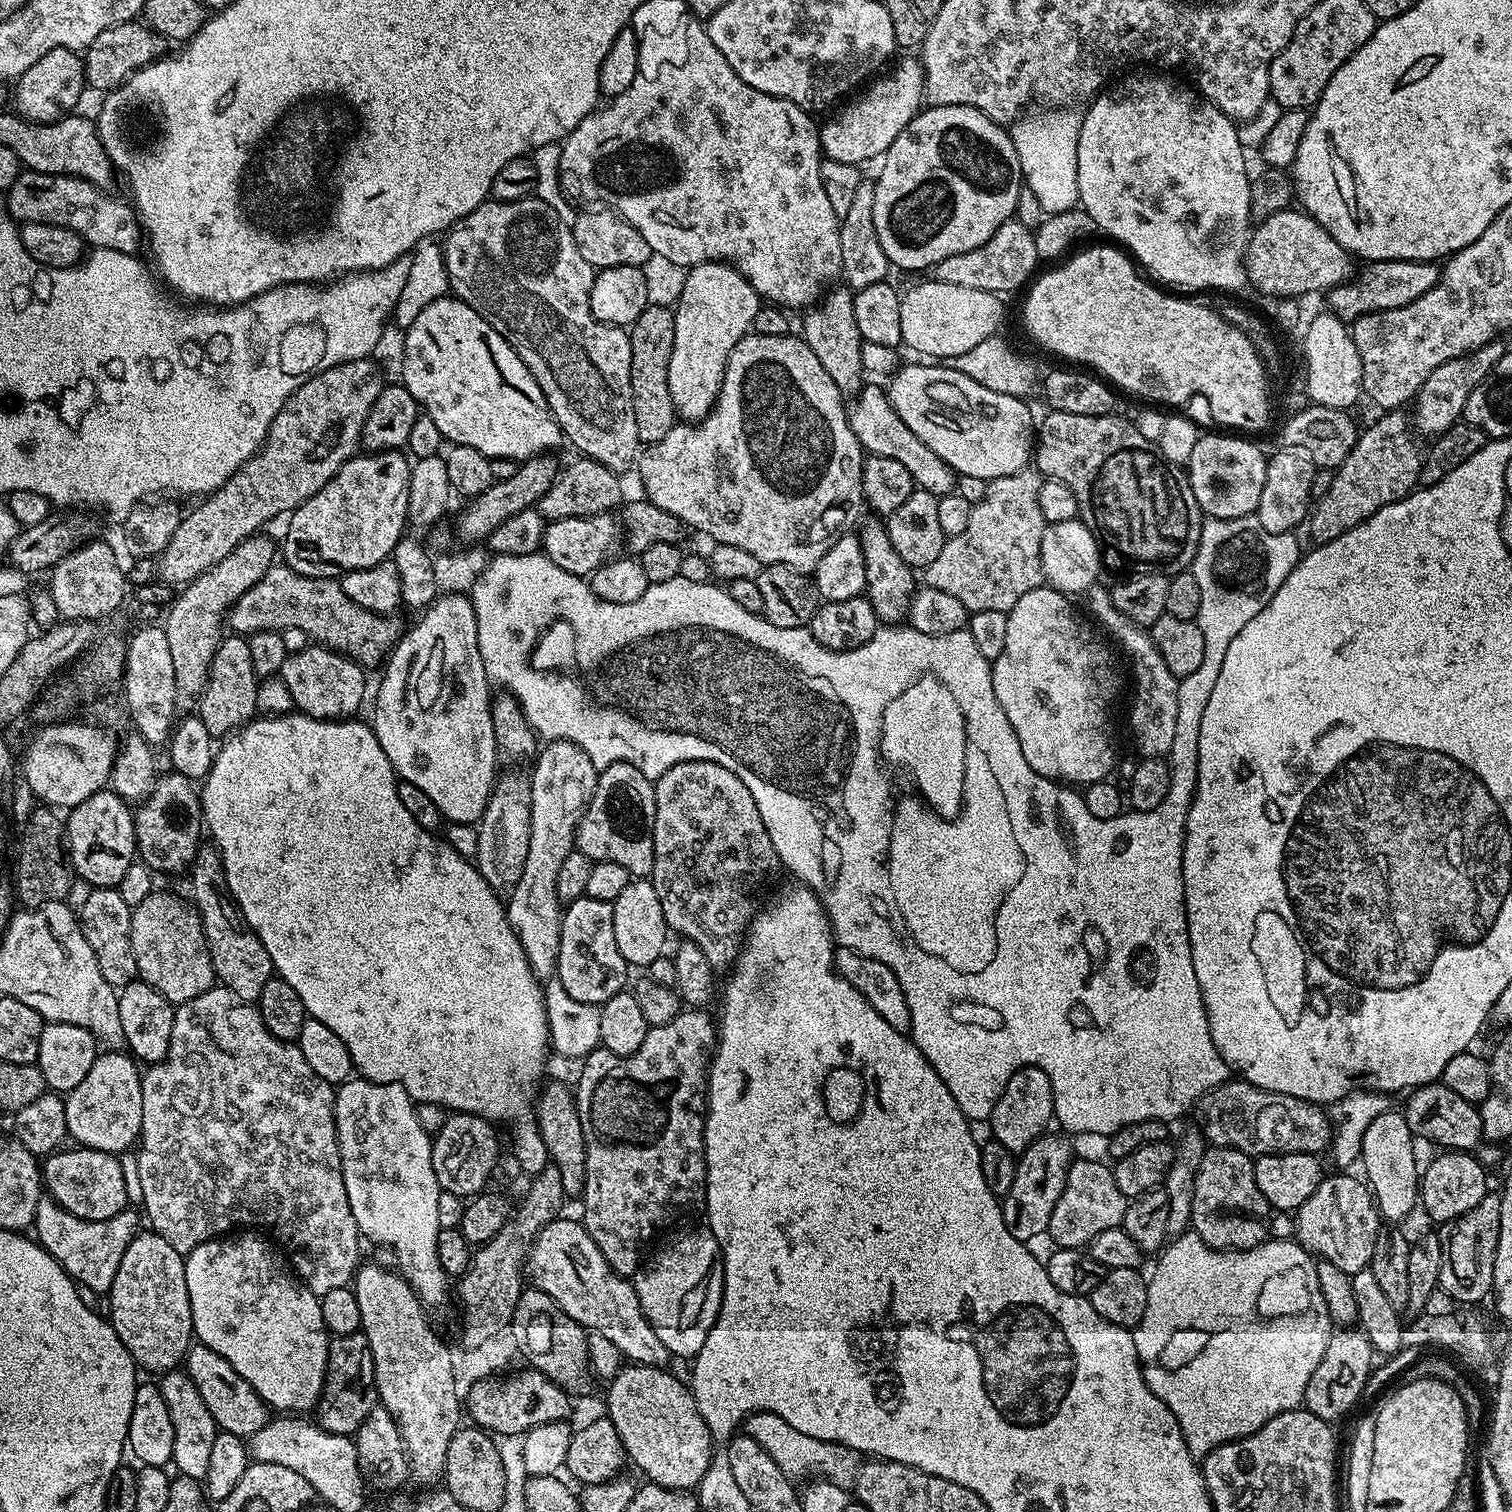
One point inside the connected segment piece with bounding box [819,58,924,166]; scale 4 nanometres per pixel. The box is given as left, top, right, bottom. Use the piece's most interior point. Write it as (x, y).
(860, 131)

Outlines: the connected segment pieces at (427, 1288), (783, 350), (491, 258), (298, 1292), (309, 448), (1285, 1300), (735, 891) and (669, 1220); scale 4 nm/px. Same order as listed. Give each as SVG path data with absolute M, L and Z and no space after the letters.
M363 1078L345 1080L335 1089L335 1094L334 1122L342 1178L346 1182L346 1198L350 1198L350 1210L361 1237L365 1241L372 1240L373 1245L385 1244L395 1251L396 1268L405 1282L414 1289L421 1304L432 1309L446 1303L448 1296L450 1300L450 1277L442 1270L436 1249L436 1236L441 1229L438 1222L438 1198L442 1189L434 1174L432 1136L416 1117L417 1105L401 1084L379 1084Z
M749 334L743 336L738 346L732 352L732 359L728 361L727 375L731 377L730 388L718 394L716 405L703 420L696 422L677 422L670 434L662 438L657 444L649 444L639 453L638 468L640 464L640 484L644 487L643 495L651 504L674 514L680 519L681 525L697 528L704 536L709 536L716 544L726 546L739 546L754 554L761 565L785 564L794 570L805 574L811 573L822 562L822 554L838 542L838 538L849 535L857 527L861 519L860 508L865 507L862 494L862 466L864 465L865 451L860 447L858 438L854 438L854 430L850 430L846 397L843 392L834 386L834 378L826 374L822 362L814 350L799 335L786 336L758 336Z
M535 195L510 203L489 198L479 204L470 214L466 214L466 218L462 218L453 228L448 229L443 237L442 247L451 295L455 296L457 300L469 304L483 320L490 322L490 326L494 326L494 330L498 330L498 334L502 334L502 338L506 338L506 342L510 342L510 346L520 355L522 362L526 362L530 374L534 374L534 378L550 406L552 416L560 424L563 439L567 443L569 440L580 451L577 453L583 454L589 460L602 462L602 466L606 466L611 472L620 474L623 473L623 468L628 468L631 464L633 467L642 445L638 438L638 426L634 422L634 398L630 390L632 338L625 329L618 328L614 324L603 324L594 318L590 308L590 290L597 269L592 268L590 262L586 262L586 258L582 258L582 253L578 251L578 246L574 242L571 227L562 223L558 219L558 214L554 214L554 210L550 210L550 206L546 206L546 202L542 202Z
M236 1230L231 1234L216 1237L215 1240L202 1242L192 1252L187 1253L184 1265L186 1266L186 1290L190 1290L190 1314L192 1315L192 1331L195 1339L206 1345L214 1354L226 1358L230 1366L256 1393L264 1399L269 1409L280 1414L308 1414L320 1403L320 1395L324 1389L324 1379L328 1373L328 1342L330 1333L326 1322L322 1322L322 1306L320 1297L314 1295L306 1285L300 1283L295 1271L290 1267L283 1251L271 1239L257 1234L252 1230Z
M372 358L321 368L306 383L298 386L282 410L278 410L278 418L274 418L263 446L217 492L209 492L197 503L200 505L193 512L185 511L181 515L180 525L174 530L169 545L156 560L157 577L173 586L183 586L196 580L210 566L222 562L222 558L226 558L226 554L230 554L230 550L237 548L247 536L257 535L263 524L270 523L275 516L283 517L295 512L298 505L318 494L318 490L322 490L334 474L338 474L340 467L357 455L361 447L362 426L384 387L385 375Z
M1189 1230L1179 1233L1159 1253L1160 1261L1157 1262L1152 1276L1147 1277L1146 1314L1142 1314L1140 1323L1132 1332L1134 1346L1138 1350L1140 1359L1140 1369L1144 1372L1146 1386L1150 1386L1150 1390L1154 1394L1158 1394L1158 1398L1162 1398L1162 1402L1166 1402L1170 1414L1174 1414L1174 1418L1182 1430L1182 1438L1186 1442L1186 1446L1197 1458L1208 1456L1210 1450L1220 1444L1231 1440L1241 1440L1254 1434L1254 1430L1266 1426L1266 1422L1270 1422L1270 1418L1274 1418L1278 1414L1301 1407L1306 1394L1306 1382L1310 1382L1310 1374L1314 1374L1318 1362L1322 1362L1322 1354L1326 1354L1326 1342L1330 1342L1332 1337L1334 1323L1328 1313L1326 1300L1322 1296L1322 1289L1318 1282L1318 1270L1312 1253L1303 1250L1268 1252L1268 1247L1267 1243L1263 1243L1257 1248L1241 1252L1219 1252L1216 1248L1209 1248L1206 1242L1202 1242L1200 1236Z
M713 760L677 762L655 780L654 787L654 866L650 879L658 894L658 902L662 902L664 921L673 933L681 932L679 935L683 939L694 941L698 950L706 954L713 969L727 969L736 959L738 937L758 911L756 899L782 872L774 842L770 842L754 794L746 790L746 782Z
M681 1010L670 1022L657 1028L649 1027L646 1042L634 1050L629 1056L619 1056L604 1047L595 1048L589 1056L583 1057L580 1068L580 1081L574 1084L576 1109L582 1122L582 1134L586 1142L586 1178L584 1179L584 1228L594 1238L598 1250L602 1250L602 1258L618 1275L625 1278L635 1277L642 1267L646 1251L644 1247L659 1232L675 1226L679 1220L692 1216L695 1212L703 1213L706 1208L706 1158L704 1157L704 1113L708 1110L708 1066L714 1052L714 1028L708 1025L708 1016L704 1010Z

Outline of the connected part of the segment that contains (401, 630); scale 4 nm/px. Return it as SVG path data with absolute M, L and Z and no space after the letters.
M277 562L266 570L262 579L254 582L254 586L250 586L240 598L232 601L232 607L229 608L226 617L226 624L227 627L232 627L229 629L236 634L251 634L262 630L283 633L284 628L293 628L296 632L305 632L312 639L309 641L331 648L333 652L340 652L349 660L356 661L361 668L371 670L375 664L380 666L385 663L386 657L400 641L400 637L404 635L406 628L405 625L400 625L398 617L399 615L396 614L362 610L362 606L358 606L358 602L350 602L350 598L346 598L339 579L310 578L294 571L283 562Z

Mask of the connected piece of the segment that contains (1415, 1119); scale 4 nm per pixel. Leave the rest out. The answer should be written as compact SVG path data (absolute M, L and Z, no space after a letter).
M1433 1082L1423 1084L1421 1088L1413 1088L1407 1093L1408 1101L1402 1105L1402 1111L1406 1122L1410 1126L1413 1137L1421 1141L1429 1140L1432 1144L1437 1144L1440 1150L1455 1150L1457 1152L1471 1153L1472 1148L1481 1144L1478 1159L1481 1164L1491 1166L1500 1160L1500 1152L1495 1143L1484 1142L1484 1131L1482 1130L1482 1118L1477 1105L1465 1102L1459 1094L1454 1094L1450 1086L1443 1082Z

